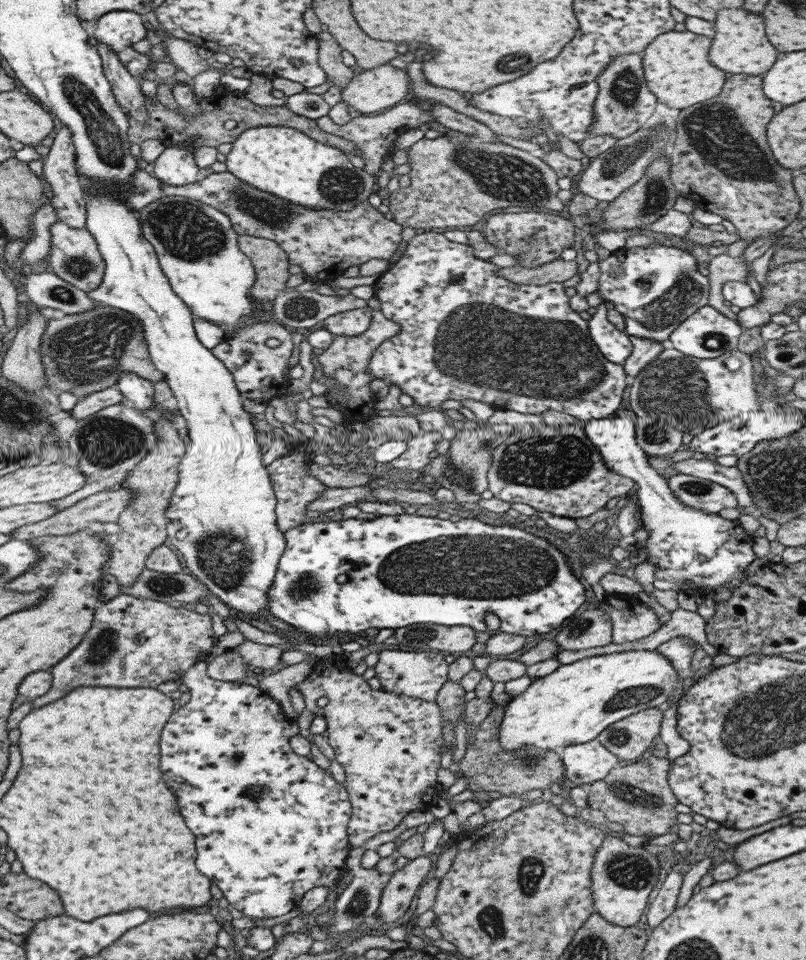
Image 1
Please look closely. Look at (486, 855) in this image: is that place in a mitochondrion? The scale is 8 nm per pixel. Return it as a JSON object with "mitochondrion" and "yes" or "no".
{"mitochondrion":"no"}

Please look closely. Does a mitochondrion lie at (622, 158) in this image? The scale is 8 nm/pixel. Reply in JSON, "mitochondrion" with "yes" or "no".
{"mitochondrion":"yes"}

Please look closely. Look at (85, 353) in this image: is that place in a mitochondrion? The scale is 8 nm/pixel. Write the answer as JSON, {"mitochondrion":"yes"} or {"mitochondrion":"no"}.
{"mitochondrion":"yes"}

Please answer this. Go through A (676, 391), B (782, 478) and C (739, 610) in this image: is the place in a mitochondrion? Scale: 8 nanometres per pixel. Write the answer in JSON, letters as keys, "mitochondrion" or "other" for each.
{"A":"mitochondrion","B":"mitochondrion","C":"other"}

